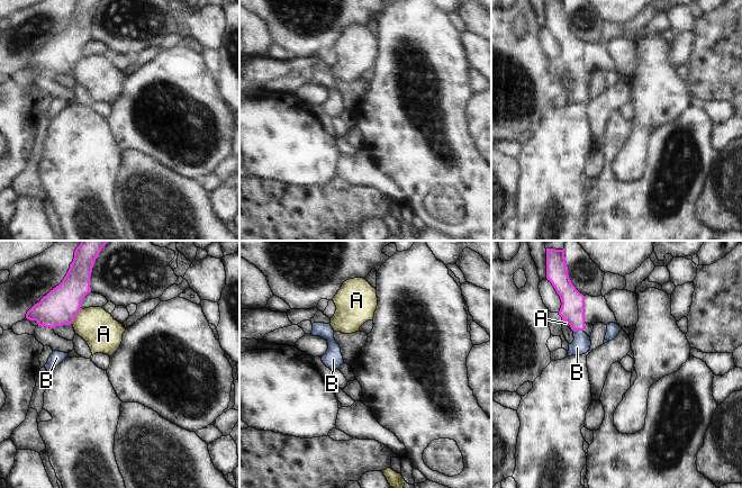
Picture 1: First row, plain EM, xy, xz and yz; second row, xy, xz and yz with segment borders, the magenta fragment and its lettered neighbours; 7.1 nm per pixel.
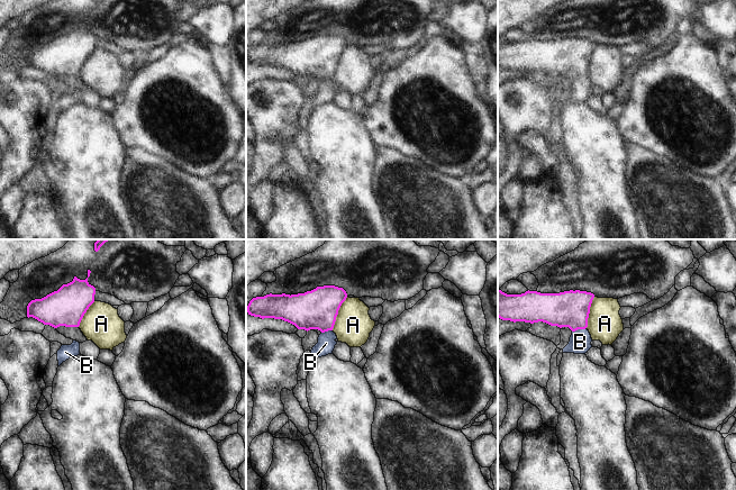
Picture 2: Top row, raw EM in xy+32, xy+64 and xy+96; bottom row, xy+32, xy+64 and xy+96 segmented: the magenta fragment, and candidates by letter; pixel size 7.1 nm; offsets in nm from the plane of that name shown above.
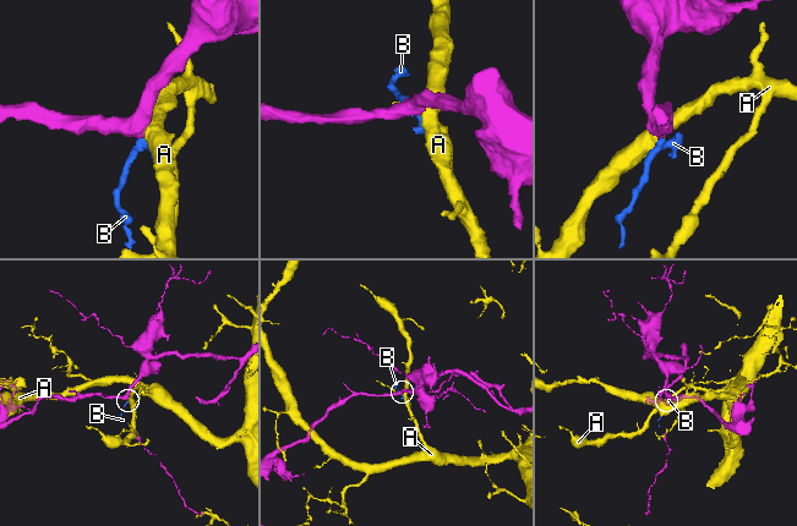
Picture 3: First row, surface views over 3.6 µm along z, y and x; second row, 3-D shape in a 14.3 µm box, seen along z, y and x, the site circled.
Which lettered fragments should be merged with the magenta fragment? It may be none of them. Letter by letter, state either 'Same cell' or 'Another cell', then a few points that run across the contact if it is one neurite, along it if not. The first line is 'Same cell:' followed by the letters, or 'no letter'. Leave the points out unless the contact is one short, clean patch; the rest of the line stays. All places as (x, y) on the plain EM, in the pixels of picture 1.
Same cell: B
A: Another cell
B: Same cell. Line: yz (572, 57), (578, 78), (581, 91).

